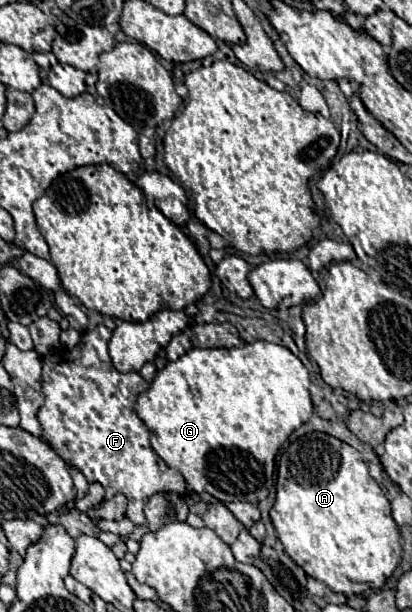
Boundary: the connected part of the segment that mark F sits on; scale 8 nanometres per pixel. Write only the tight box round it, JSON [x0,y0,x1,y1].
[37,324,185,526]

